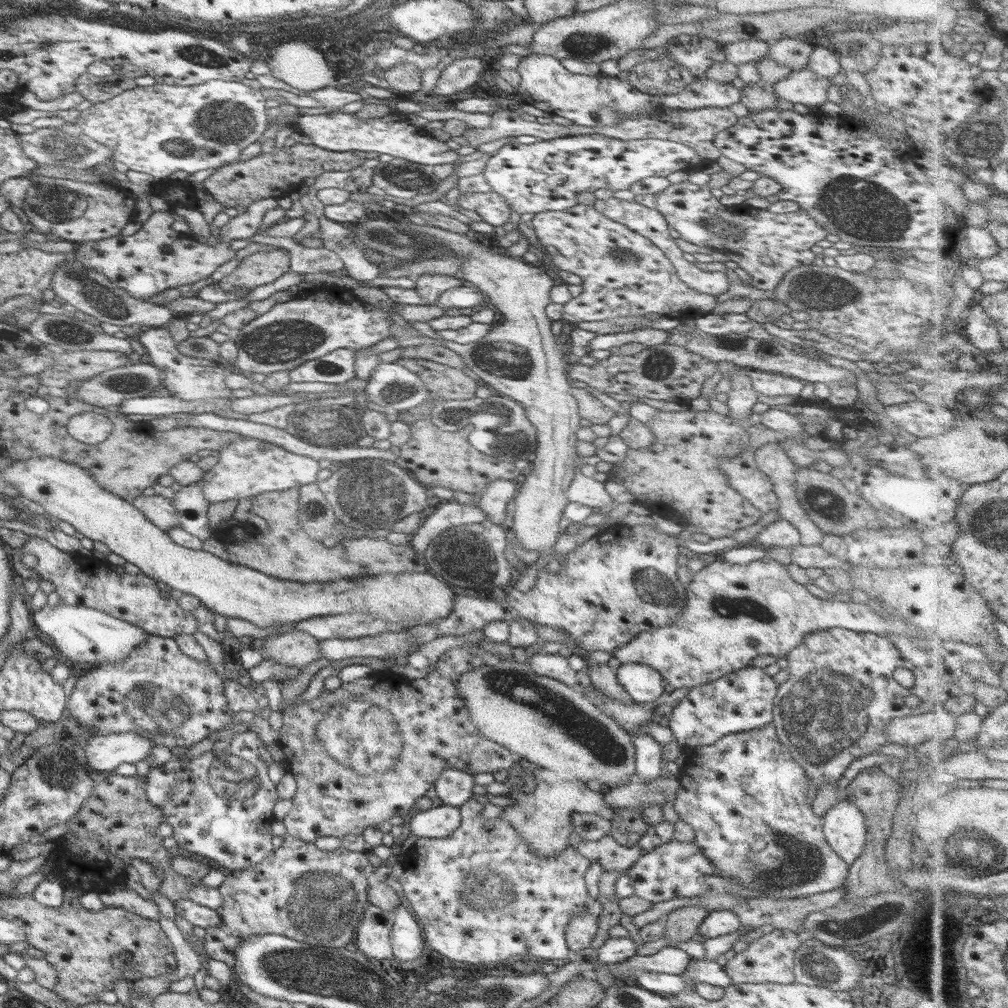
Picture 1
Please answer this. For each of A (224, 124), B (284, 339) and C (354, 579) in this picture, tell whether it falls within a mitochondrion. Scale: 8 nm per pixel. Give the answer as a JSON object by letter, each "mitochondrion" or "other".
{"A":"mitochondrion","B":"mitochondrion","C":"other"}

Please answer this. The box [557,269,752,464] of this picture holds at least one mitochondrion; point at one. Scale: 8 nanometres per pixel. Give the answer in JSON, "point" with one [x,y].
{"point":[656,366]}

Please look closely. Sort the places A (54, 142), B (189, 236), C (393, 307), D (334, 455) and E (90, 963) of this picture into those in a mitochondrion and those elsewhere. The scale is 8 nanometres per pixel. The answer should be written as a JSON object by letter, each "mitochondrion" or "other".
{"A":"mitochondrion","B":"other","C":"other","D":"mitochondrion","E":"other"}

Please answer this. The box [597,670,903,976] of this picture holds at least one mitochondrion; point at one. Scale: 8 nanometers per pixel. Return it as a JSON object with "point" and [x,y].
{"point":[796,863]}

